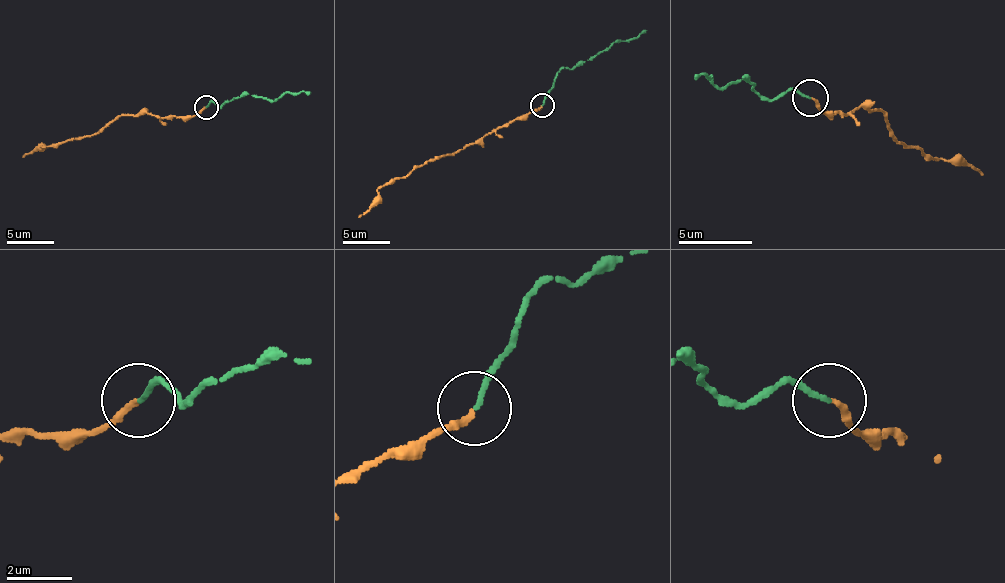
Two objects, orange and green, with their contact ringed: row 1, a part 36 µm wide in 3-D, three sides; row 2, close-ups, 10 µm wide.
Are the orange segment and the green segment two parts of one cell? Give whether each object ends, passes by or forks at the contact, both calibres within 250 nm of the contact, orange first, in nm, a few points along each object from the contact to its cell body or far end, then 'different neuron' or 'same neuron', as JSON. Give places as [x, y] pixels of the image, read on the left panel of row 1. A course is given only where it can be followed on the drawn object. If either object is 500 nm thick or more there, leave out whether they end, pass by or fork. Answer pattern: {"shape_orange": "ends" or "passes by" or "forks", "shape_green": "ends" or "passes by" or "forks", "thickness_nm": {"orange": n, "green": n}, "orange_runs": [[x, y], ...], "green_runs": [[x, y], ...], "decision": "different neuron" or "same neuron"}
{"shape_orange": "ends", "shape_green": "ends", "thickness_nm": {"orange": 190, "green": 140}, "orange_runs": [[205, 106], [193, 116], [160, 118], [150, 113], [122, 113], [86, 137], [36, 147], [22, 156]], "green_runs": [[205, 106], [212, 101], [219, 109], [227, 101], [255, 94], [277, 99], [293, 92], [310, 94]], "decision": "same neuron"}

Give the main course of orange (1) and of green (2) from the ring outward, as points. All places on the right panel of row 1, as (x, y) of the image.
1: (811, 97), (822, 112), (844, 115), (855, 108), (877, 108), (903, 145), (925, 156), (965, 159), (983, 174)
2: (811, 97), (785, 90), (763, 101), (741, 79), (716, 86), (712, 75), (694, 79)

